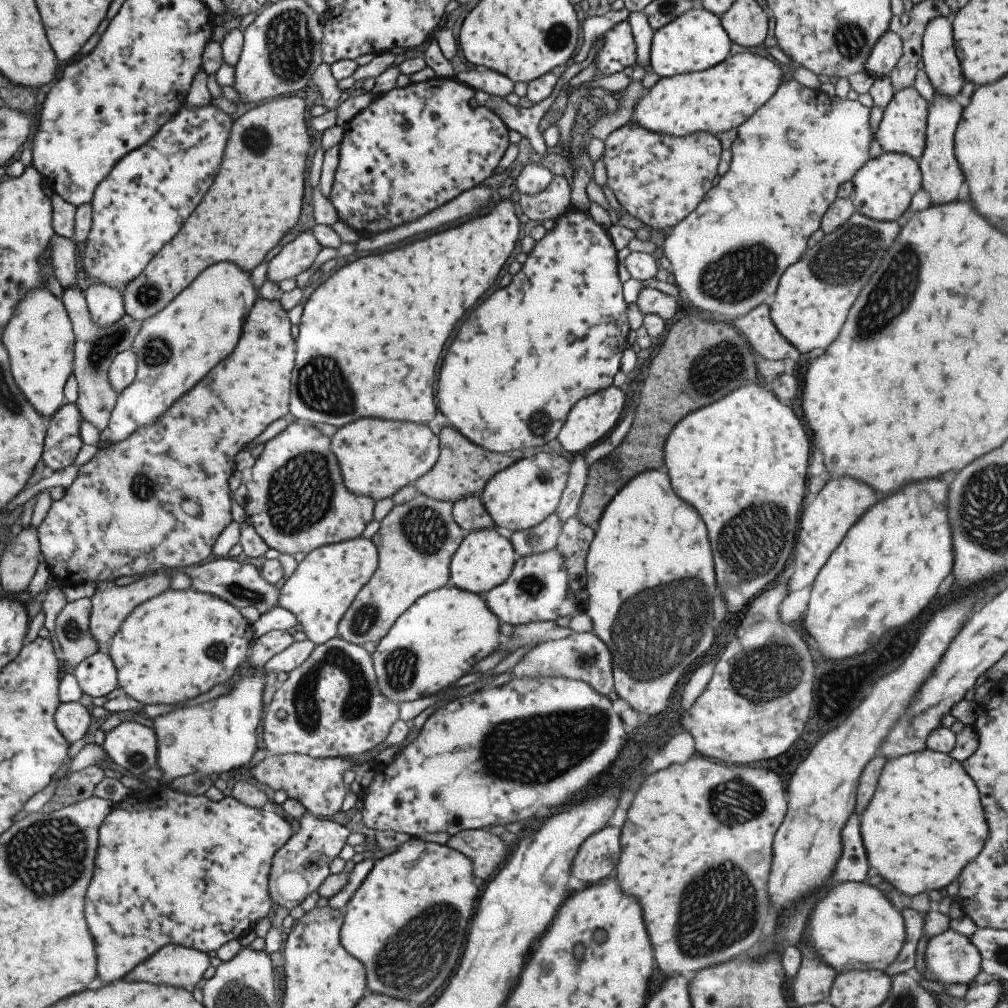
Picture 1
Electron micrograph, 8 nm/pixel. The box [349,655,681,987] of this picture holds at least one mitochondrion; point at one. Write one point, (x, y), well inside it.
(537, 749)

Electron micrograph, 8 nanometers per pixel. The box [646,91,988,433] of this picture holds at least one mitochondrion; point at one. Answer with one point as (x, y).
(896, 284)

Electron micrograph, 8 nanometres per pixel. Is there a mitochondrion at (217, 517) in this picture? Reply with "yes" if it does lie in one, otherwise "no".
no

